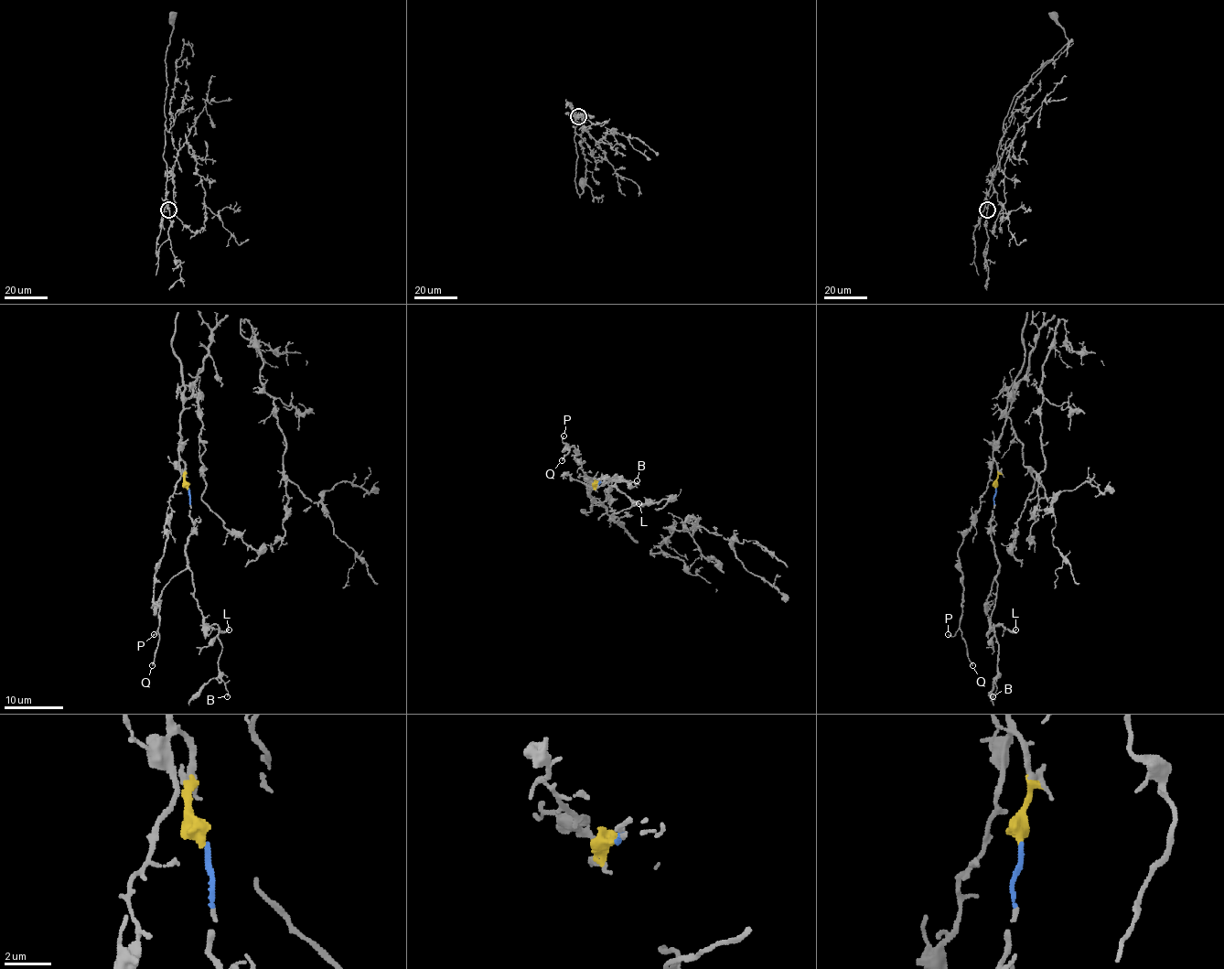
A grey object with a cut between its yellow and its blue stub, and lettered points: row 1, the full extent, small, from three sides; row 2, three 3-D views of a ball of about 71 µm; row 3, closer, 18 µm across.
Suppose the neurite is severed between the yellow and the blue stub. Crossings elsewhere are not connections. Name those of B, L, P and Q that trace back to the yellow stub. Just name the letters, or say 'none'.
P, Q

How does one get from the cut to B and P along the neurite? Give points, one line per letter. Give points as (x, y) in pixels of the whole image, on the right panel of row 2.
B: (995, 488), (990, 519), (997, 564), (997, 597), (991, 621), (998, 645), (994, 682), (997, 687), (993, 696)
P: (995, 488), (997, 464), (994, 461), (978, 512), (957, 553), (963, 602), (959, 629), (953, 636), (949, 635)

